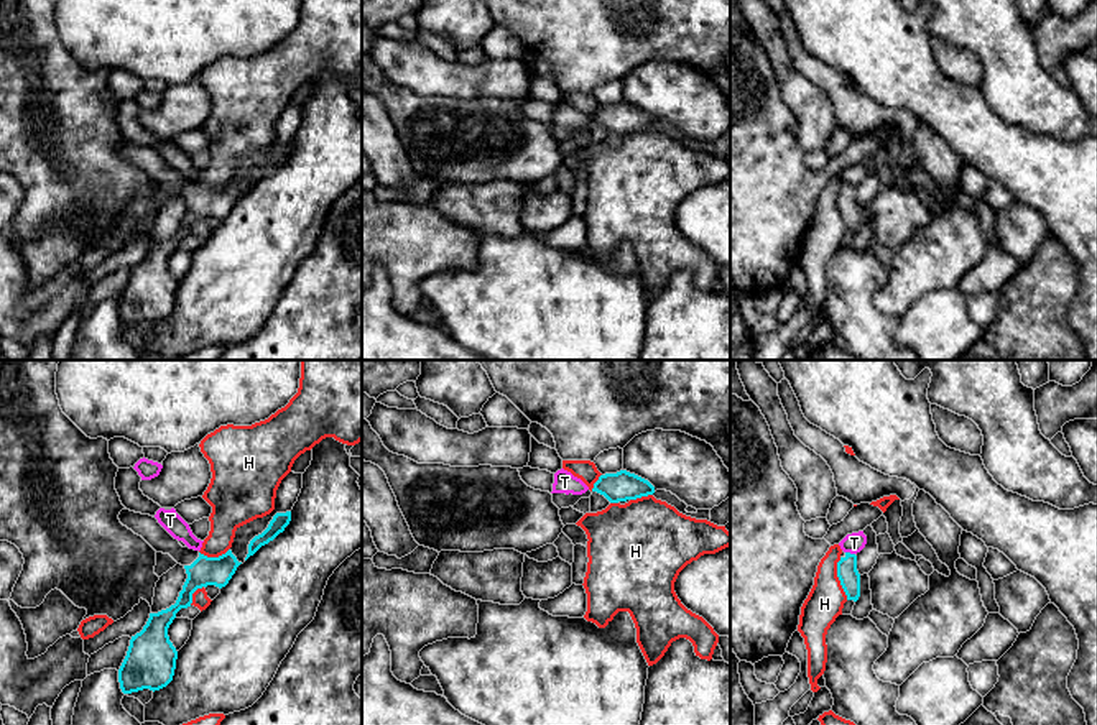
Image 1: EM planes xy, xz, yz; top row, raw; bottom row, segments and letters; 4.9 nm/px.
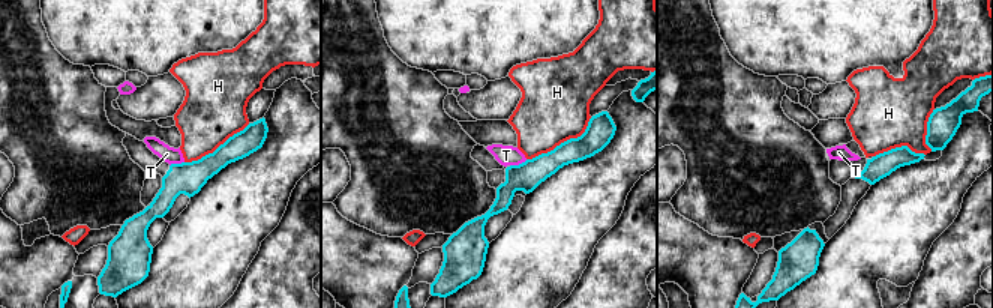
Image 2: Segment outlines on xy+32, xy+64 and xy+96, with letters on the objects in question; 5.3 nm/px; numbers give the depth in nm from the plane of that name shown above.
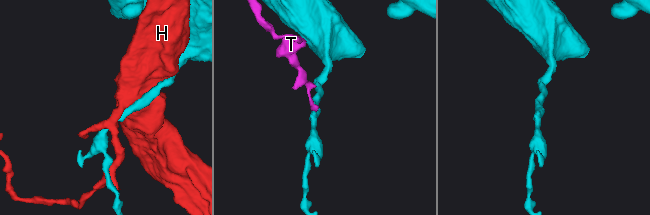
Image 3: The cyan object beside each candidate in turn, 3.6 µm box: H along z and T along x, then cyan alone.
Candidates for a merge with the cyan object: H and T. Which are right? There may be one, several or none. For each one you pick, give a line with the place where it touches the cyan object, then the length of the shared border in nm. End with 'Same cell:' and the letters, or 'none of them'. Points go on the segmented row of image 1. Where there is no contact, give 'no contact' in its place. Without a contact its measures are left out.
Same cell: none of them

